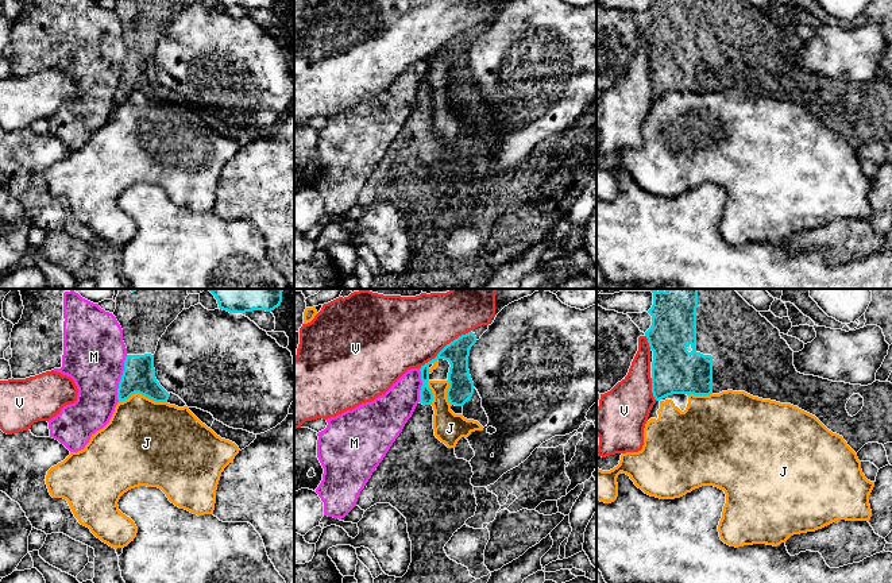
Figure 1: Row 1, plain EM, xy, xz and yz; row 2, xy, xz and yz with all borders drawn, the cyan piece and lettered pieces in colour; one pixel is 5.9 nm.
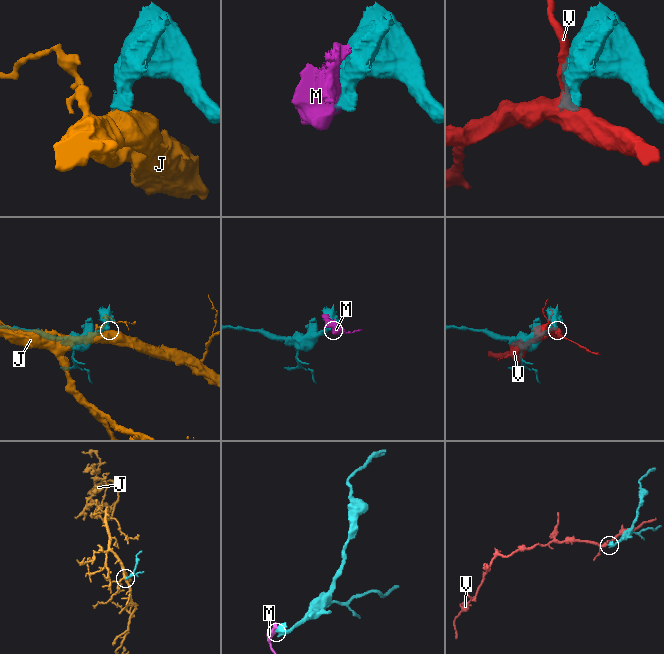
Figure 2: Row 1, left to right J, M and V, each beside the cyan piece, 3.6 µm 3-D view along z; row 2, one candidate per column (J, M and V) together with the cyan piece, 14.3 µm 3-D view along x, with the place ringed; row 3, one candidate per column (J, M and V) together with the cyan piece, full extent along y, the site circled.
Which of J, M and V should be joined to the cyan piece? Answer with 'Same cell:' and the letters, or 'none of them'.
Same cell: none of them

